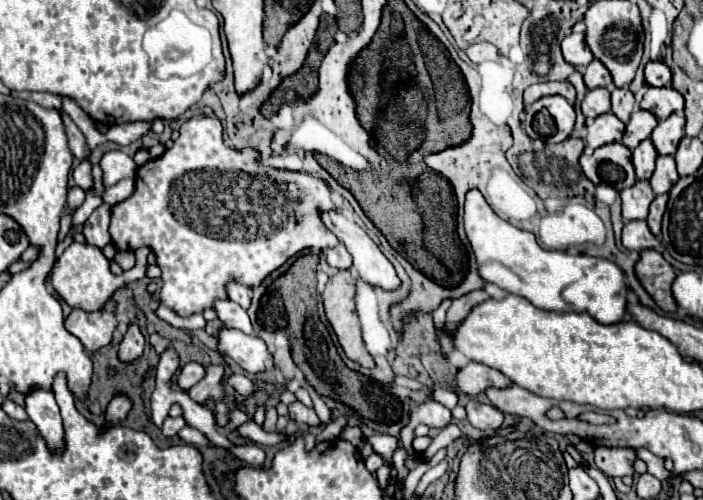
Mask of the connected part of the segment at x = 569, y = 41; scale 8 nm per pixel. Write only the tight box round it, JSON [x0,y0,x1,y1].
[562,21,594,67]

